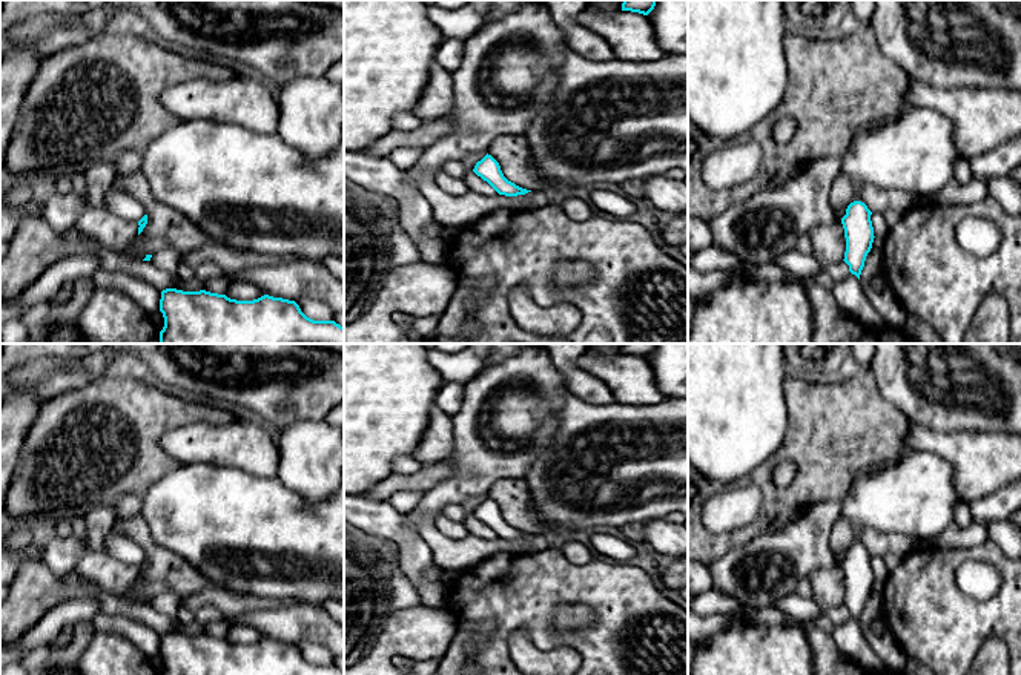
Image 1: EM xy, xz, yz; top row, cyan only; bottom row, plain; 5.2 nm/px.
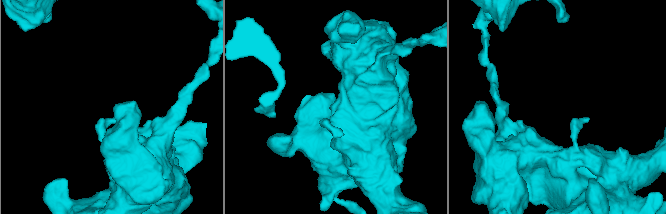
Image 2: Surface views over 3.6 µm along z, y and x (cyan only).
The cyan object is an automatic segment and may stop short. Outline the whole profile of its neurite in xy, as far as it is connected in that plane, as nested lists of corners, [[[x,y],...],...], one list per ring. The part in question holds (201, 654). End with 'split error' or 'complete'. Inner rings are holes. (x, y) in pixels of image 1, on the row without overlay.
[[[161,635],[161,675],[344,675],[335,664],[307,661],[295,644],[264,638],[253,644],[236,644],[226,638]]]; complete

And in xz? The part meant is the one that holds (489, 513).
[[[488,497],[476,506],[473,515],[487,525],[499,538],[517,540],[531,535],[508,525],[504,520],[499,506]]]; complete

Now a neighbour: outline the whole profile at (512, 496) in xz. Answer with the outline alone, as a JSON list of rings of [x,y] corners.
[[[497,479],[490,485],[487,497],[499,506],[504,520],[516,529],[527,534],[550,532],[524,479]]]

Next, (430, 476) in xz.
[[[445,462],[435,465],[424,465],[415,474],[395,474],[376,483],[365,492],[365,497],[378,502],[388,502],[392,496],[401,491],[428,492],[441,482],[448,480],[454,472],[454,468]]]

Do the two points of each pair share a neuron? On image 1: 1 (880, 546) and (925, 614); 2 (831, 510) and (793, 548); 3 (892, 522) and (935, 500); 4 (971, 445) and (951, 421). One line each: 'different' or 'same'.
1: different
2: same
3: same
4: different

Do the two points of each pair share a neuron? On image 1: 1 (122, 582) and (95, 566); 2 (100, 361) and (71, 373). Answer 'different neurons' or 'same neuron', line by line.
1: same neuron
2: same neuron

